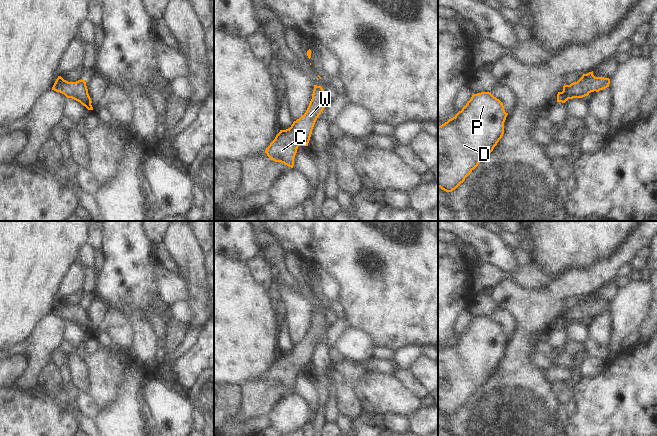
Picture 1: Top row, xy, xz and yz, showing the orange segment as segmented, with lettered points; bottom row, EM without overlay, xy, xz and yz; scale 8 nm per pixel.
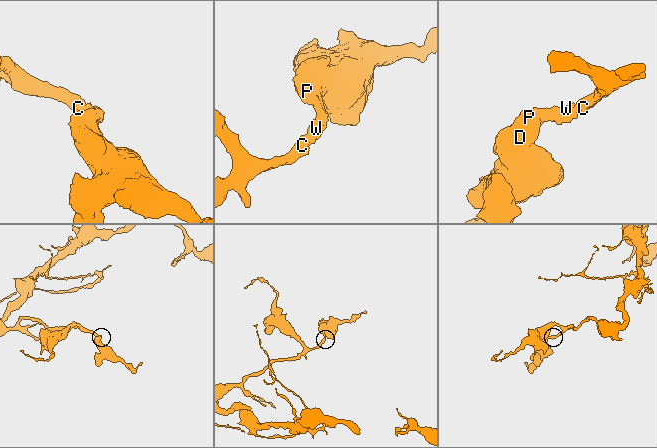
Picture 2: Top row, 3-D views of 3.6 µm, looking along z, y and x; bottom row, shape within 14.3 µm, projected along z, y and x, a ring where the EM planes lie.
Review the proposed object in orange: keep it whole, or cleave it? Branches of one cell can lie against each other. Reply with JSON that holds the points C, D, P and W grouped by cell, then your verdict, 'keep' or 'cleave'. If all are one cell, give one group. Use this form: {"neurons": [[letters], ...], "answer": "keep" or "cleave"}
{"neurons": [["C", "D", "P", "W"]], "answer": "keep"}

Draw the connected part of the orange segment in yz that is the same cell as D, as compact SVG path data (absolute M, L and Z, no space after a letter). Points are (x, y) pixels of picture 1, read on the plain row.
M490 316L472 319L453 342L438 350L438 411L452 416L494 373L504 358L508 337Z

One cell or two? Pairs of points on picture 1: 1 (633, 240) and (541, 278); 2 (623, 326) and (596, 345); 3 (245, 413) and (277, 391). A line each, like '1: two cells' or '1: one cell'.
1: two cells
2: two cells
3: one cell

